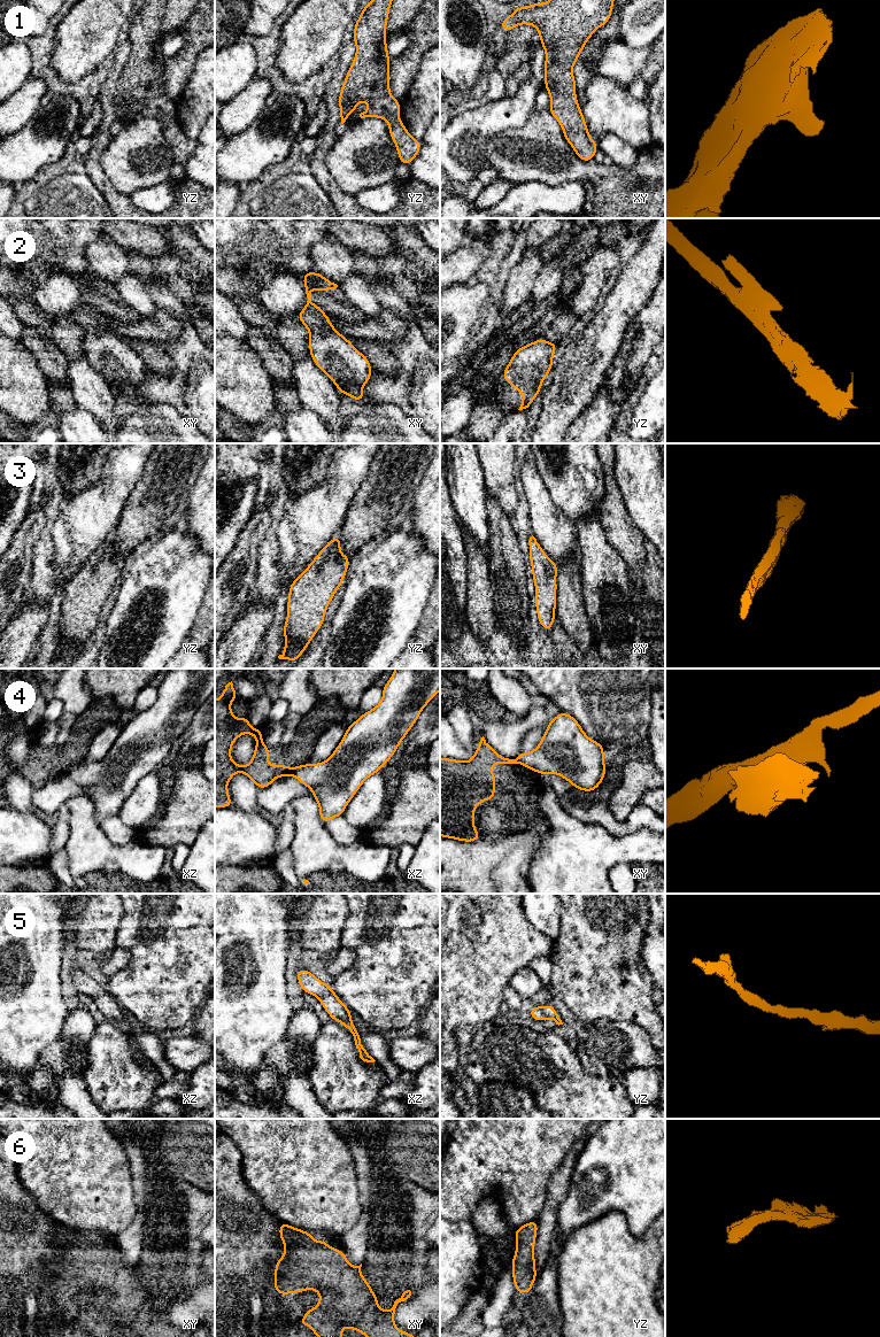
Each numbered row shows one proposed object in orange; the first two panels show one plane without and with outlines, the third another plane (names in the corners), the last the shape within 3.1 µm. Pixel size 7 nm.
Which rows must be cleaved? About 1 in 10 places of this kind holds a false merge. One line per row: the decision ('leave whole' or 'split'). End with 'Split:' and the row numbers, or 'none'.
1: leave whole
2: leave whole
3: leave whole
4: split
5: leave whole
6: leave whole
Split: 4

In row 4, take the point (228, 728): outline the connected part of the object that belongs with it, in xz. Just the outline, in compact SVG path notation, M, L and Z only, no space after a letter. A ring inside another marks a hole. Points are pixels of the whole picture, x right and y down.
M232 681L223 688L221 698L215 700L215 807L233 807L226 787L231 778L241 772L254 781L260 790L279 776L288 776L288 765L271 765L267 762L270 748L263 743L262 728L253 728L247 714L236 719L230 703L239 698ZM241 734L252 734L256 740L254 755L248 765L241 766L231 759L231 748Z

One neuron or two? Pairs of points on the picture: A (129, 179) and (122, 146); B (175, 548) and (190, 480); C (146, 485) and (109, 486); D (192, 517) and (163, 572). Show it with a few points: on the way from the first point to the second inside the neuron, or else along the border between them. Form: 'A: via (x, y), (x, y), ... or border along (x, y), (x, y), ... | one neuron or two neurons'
A: via (125, 171), (125, 154) | one neuron
B: border along (182, 522), (170, 527) | two neurons
C: border along (149, 455), (144, 473), (139, 479) | two neurons
D: border along (183, 522), (195, 538), (195, 543), (200, 550) | two neurons

